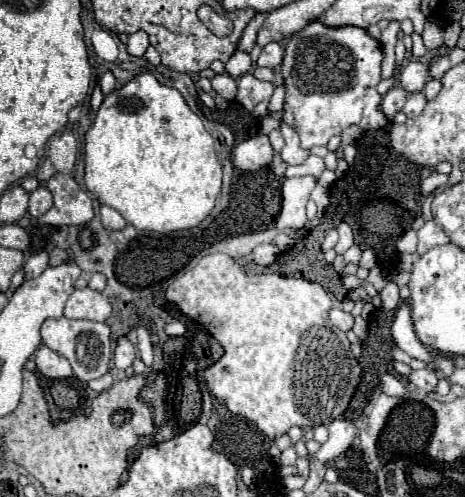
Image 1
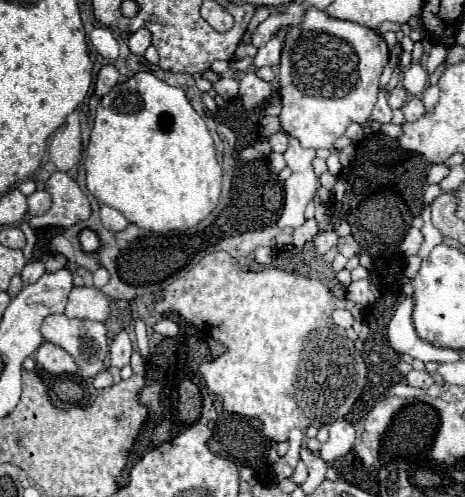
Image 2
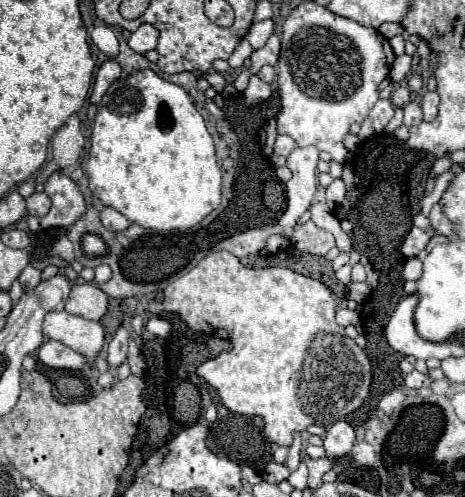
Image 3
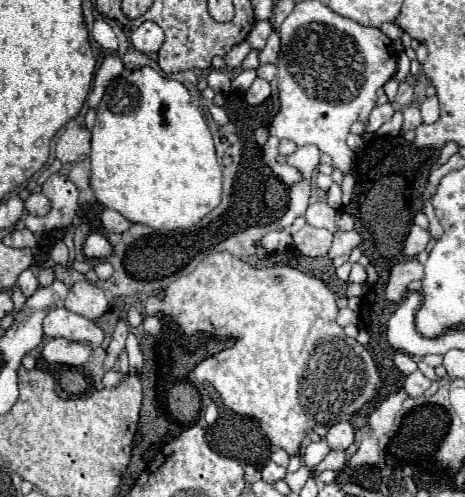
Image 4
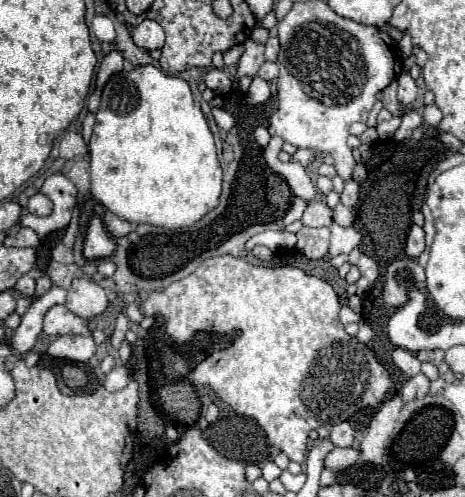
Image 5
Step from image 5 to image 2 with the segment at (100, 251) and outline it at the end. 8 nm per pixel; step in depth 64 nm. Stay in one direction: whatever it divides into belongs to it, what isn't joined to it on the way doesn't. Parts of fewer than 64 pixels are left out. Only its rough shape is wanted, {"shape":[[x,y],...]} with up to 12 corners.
{"shape":[[82,230],[84,252],[96,252],[100,238],[92,230]]}

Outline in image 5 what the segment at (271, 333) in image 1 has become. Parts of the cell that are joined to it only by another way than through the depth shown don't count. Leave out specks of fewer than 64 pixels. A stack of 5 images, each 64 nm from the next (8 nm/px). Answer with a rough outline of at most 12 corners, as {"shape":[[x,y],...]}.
{"shape":[[216,256],[142,304],[236,332],[192,370],[270,452],[378,406],[390,372],[300,268]]}

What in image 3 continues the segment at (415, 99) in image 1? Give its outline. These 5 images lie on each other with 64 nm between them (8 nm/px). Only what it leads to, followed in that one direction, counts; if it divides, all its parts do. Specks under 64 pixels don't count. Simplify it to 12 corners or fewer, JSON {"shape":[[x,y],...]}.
{"shape":[[418,102],[404,106],[404,126],[422,122],[422,108]]}

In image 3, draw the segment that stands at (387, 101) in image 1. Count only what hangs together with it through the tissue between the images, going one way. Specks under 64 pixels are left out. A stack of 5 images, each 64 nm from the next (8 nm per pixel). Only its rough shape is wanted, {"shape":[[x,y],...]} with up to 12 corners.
{"shape":[[400,84],[392,92],[394,106],[406,106],[412,100],[410,88]]}

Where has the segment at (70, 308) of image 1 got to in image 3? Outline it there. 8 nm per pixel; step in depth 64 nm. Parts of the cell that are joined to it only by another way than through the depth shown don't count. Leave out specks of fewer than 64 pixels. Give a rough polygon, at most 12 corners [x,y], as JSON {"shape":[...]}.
{"shape":[[92,282],[72,286],[66,312],[100,320],[108,296]]}

